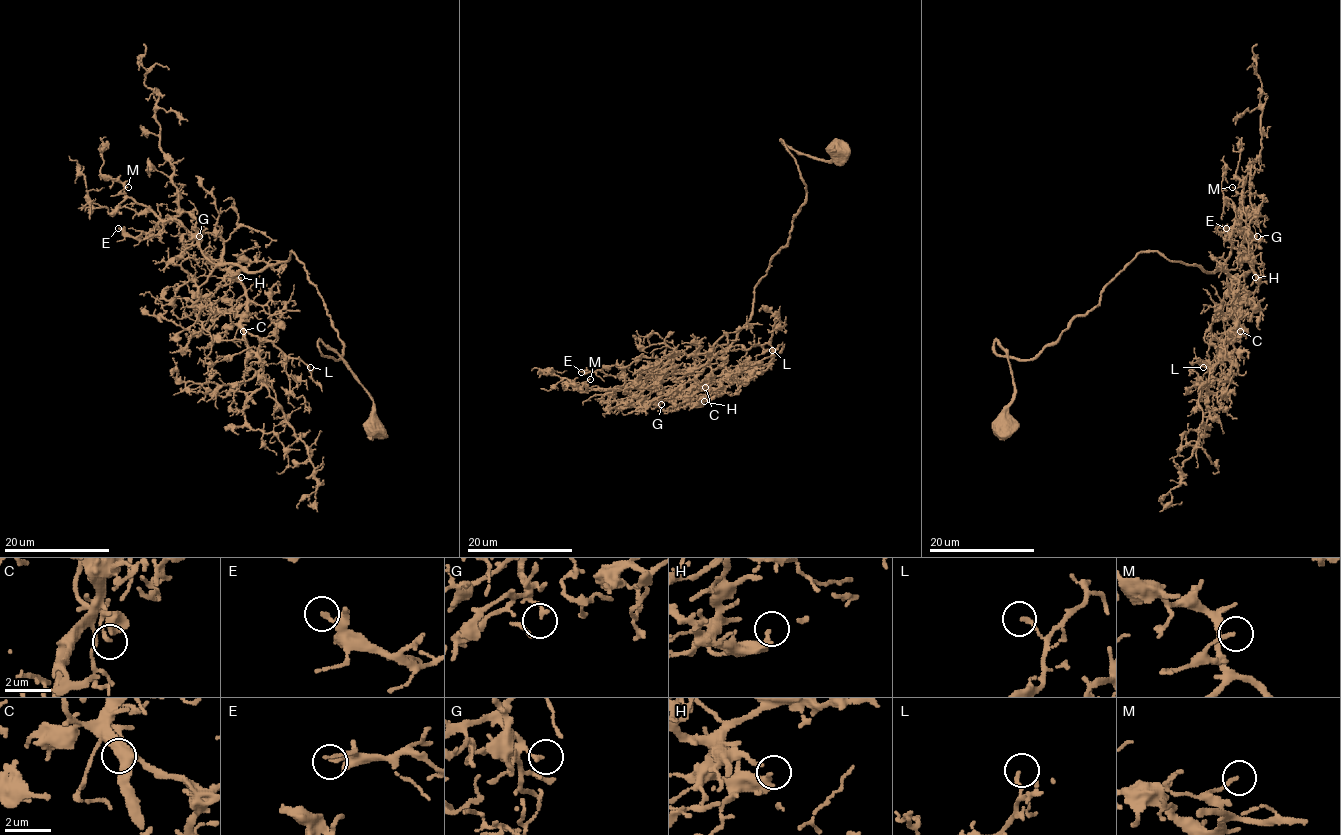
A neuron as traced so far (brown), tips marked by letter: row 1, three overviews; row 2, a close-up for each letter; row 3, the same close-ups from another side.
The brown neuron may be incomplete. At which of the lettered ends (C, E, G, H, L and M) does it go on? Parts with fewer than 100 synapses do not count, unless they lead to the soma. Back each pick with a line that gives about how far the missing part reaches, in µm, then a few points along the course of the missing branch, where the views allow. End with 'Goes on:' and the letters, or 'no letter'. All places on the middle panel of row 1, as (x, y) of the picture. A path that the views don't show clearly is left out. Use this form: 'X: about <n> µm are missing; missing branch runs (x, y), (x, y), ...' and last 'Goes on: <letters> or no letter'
Goes on: no letter

